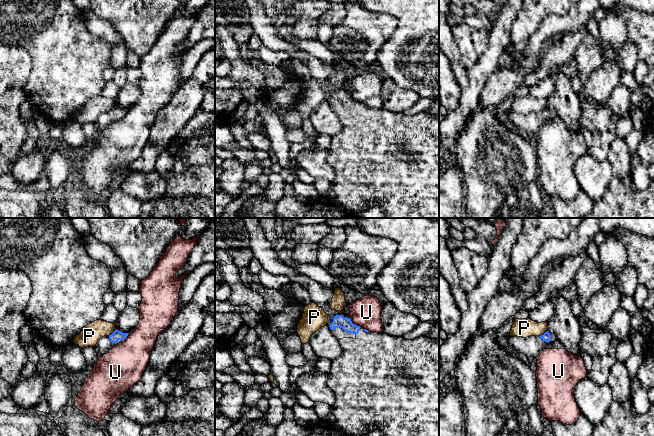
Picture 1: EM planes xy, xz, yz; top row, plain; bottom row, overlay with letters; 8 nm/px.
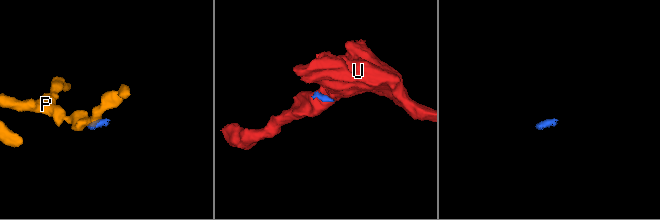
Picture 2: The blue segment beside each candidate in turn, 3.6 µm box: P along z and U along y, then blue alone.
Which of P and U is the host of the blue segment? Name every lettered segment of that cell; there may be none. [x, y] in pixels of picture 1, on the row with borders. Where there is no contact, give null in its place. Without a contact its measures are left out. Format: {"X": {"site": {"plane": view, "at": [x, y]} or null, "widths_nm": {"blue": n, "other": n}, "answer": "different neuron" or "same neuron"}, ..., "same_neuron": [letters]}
{"P": {"site": {"plane": "yz", "at": [544, 333]}, "widths_nm": {"blue": 70, "other": 150}, "answer": "different neuron"}, "U": {"site": {"plane": "xz", "at": [354, 324]}, "widths_nm": {"blue": 100, "other": 240}, "answer": "different neuron"}, "same_neuron": []}

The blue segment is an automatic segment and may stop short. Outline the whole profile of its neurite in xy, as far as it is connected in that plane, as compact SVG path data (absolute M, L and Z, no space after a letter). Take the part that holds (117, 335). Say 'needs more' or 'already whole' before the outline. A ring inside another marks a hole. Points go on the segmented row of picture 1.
needs more | M115 330L111 335L104 336L97 342L95 349L98 358L109 352L114 346L121 343L129 333L123 333L119 330Z

